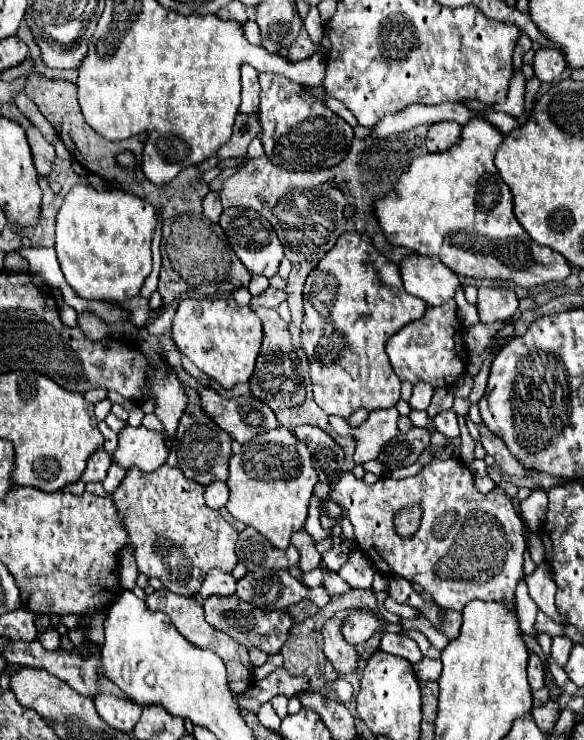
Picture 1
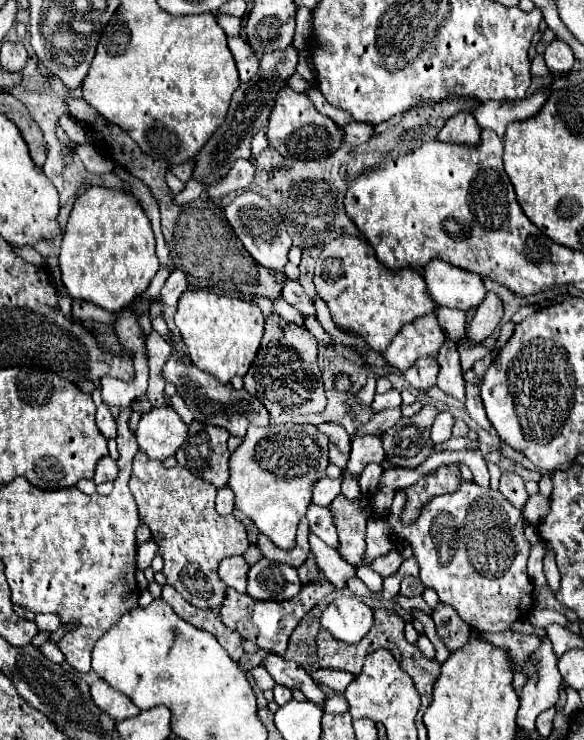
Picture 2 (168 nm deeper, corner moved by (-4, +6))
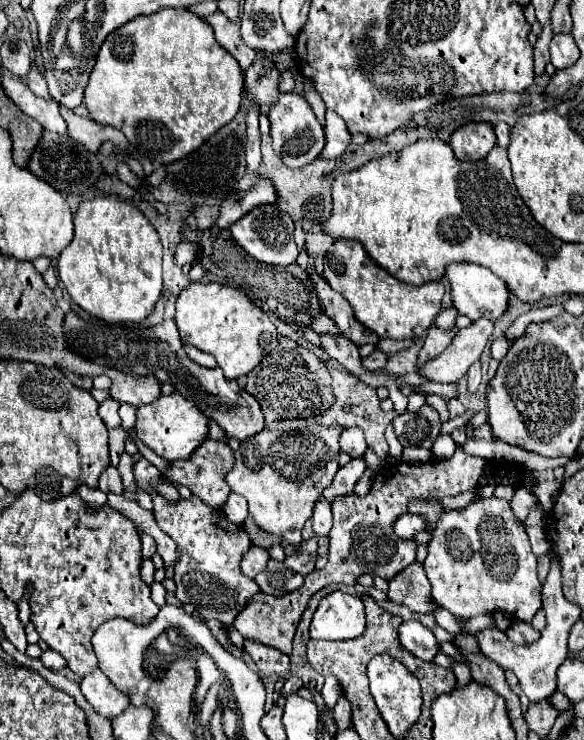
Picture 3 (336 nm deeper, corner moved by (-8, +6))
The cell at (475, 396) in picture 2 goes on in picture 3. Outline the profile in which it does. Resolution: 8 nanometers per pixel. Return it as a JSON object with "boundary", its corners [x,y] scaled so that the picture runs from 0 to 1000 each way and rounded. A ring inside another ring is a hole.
{"boundary":[[[818,488],[801,499],[801,528],[815,531],[822,523],[822,515],[825,515],[825,504],[822,504],[822,488]]]}

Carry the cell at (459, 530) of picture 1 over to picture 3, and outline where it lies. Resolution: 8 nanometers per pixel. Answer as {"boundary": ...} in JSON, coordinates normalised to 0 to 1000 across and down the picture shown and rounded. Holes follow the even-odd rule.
{"boundary":[[[818,672],[795,688],[764,691],[753,677],[702,677],[699,693],[712,693],[729,701],[729,720],[736,723],[733,753],[723,761],[740,788],[743,812],[784,834],[842,831],[849,826],[870,828],[901,842],[911,839],[928,820],[928,791],[918,780],[918,750],[908,742],[897,707],[890,707],[866,674]]]}

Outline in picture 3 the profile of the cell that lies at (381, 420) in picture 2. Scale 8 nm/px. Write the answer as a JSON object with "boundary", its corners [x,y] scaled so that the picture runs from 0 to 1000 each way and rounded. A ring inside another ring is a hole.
{"boundary":[[[493,566],[486,577],[459,574],[445,585],[418,593],[411,607],[401,612],[404,626],[387,642],[394,661],[421,672],[438,709],[455,720],[483,726],[497,736],[514,736],[517,712],[534,696],[538,680],[579,636],[579,593],[582,582],[589,582],[589,577],[510,574],[507,566]]]}

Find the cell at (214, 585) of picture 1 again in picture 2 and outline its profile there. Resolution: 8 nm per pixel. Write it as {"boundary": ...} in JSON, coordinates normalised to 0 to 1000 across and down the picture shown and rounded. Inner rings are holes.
{"boundary":[[[404,750],[404,753],[384,755],[377,761],[377,766],[373,766],[373,774],[377,774],[377,782],[390,793],[397,793],[397,796],[404,796],[411,801],[421,801],[421,782],[425,782],[421,777],[425,777],[425,769],[428,769],[428,764],[421,761],[421,755],[414,750]]]}

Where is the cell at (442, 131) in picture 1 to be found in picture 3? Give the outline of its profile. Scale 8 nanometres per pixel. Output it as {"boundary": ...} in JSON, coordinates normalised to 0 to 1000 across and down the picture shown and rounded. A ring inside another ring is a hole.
{"boundary":[[[801,166],[781,174],[771,185],[771,199],[791,218],[829,215],[849,196],[849,182],[836,166]]]}

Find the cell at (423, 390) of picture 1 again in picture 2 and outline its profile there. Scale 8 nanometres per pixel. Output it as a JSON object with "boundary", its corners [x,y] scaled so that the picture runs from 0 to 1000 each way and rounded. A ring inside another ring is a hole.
{"boundary":[[[719,482],[709,496],[702,496],[699,501],[692,501],[692,512],[705,520],[709,528],[729,528],[736,523],[747,520],[747,509],[750,509],[750,491],[743,482]]]}

